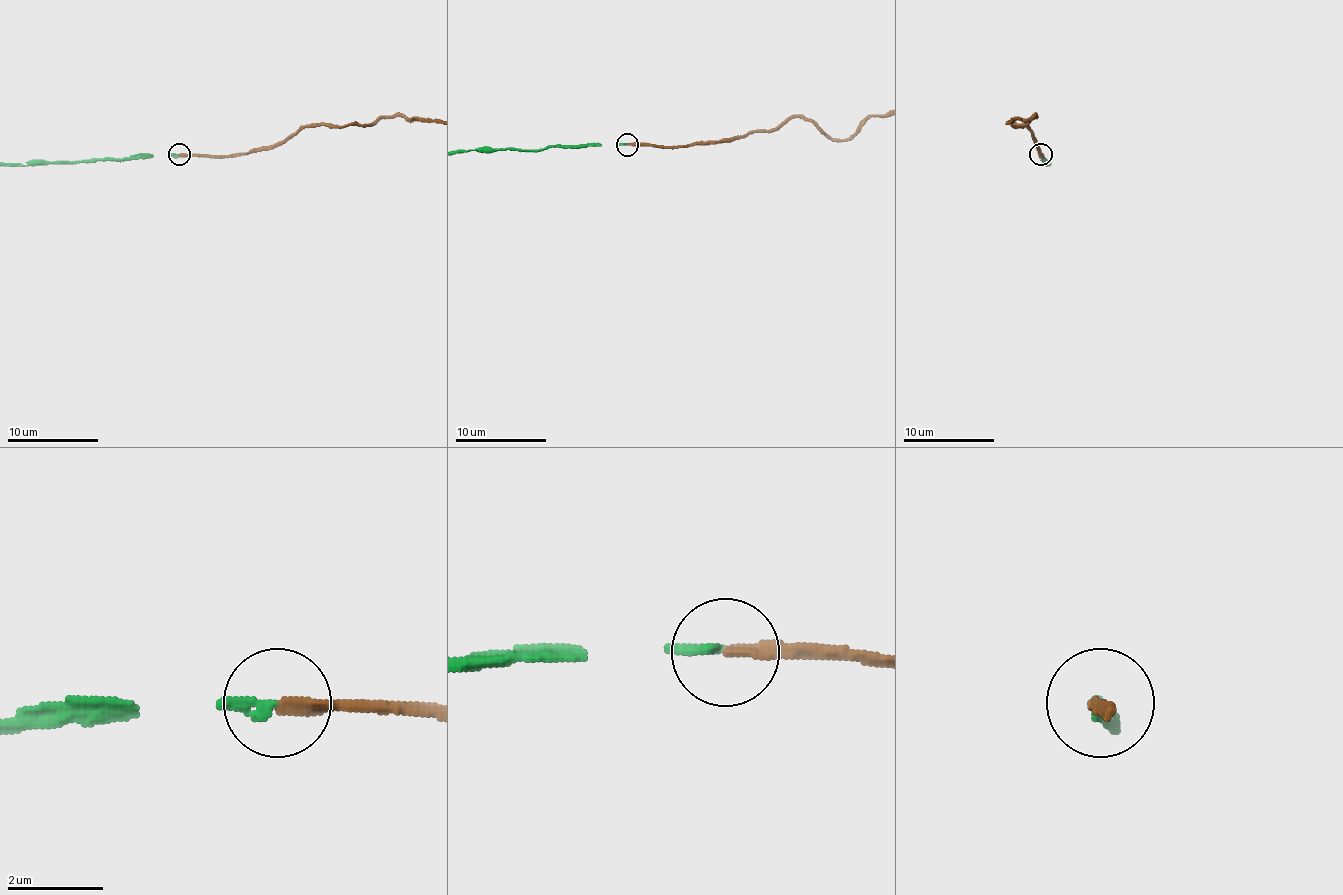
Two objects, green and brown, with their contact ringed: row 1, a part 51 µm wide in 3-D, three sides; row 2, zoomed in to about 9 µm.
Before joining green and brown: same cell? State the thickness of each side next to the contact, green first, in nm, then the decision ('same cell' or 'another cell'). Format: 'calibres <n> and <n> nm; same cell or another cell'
calibres 190 and 240 nm; same cell

